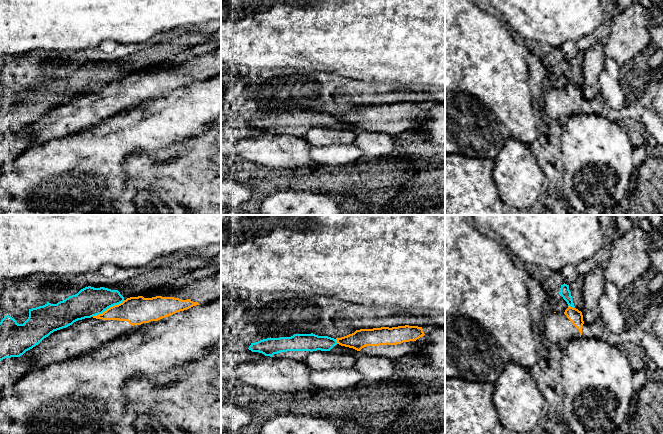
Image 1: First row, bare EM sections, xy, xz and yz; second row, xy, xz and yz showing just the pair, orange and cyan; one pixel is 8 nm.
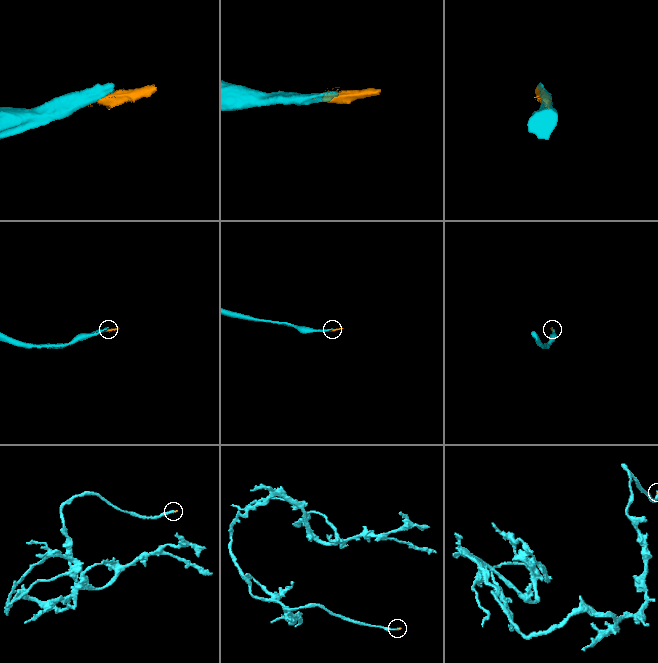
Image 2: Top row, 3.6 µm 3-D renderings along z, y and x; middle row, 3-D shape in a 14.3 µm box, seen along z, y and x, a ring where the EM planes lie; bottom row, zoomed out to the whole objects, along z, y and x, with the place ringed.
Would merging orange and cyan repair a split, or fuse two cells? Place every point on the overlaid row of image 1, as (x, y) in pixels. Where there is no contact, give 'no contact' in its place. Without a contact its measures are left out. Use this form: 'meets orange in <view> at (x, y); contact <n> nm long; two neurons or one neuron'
meets orange in xy at (108, 308); contact 300 nm long; two neurons

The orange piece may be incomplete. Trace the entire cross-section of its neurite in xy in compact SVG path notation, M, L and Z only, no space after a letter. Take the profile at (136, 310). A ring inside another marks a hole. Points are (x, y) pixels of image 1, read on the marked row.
M221 271L179 286L169 283L142 296L127 298L102 314L54 331L21 357L30 361L30 370L42 369L95 350L151 321L218 298L221 298Z

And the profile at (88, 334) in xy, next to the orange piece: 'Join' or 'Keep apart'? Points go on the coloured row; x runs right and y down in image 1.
Join

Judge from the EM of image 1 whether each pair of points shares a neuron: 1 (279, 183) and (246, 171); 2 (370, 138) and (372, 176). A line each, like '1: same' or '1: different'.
1: same
2: different

